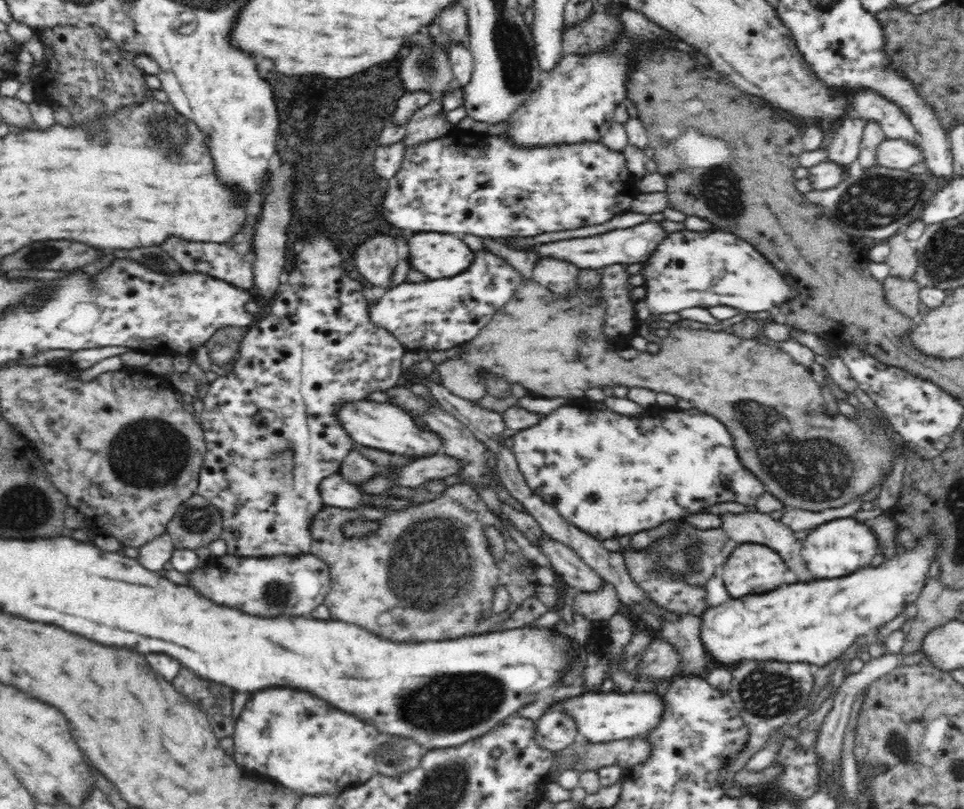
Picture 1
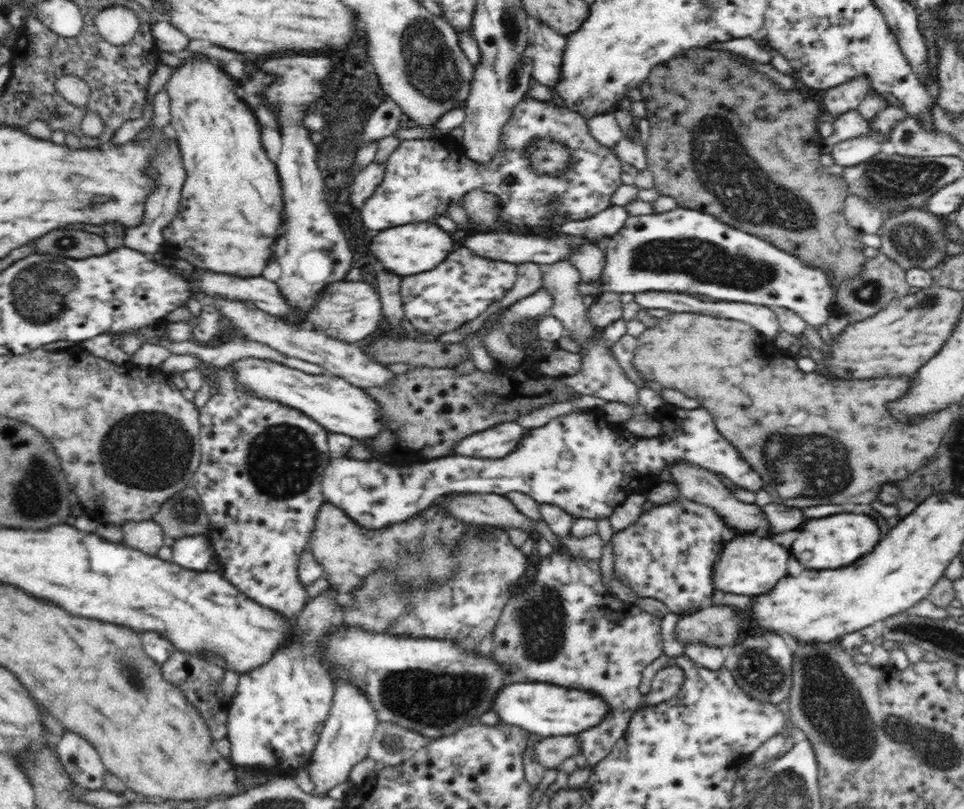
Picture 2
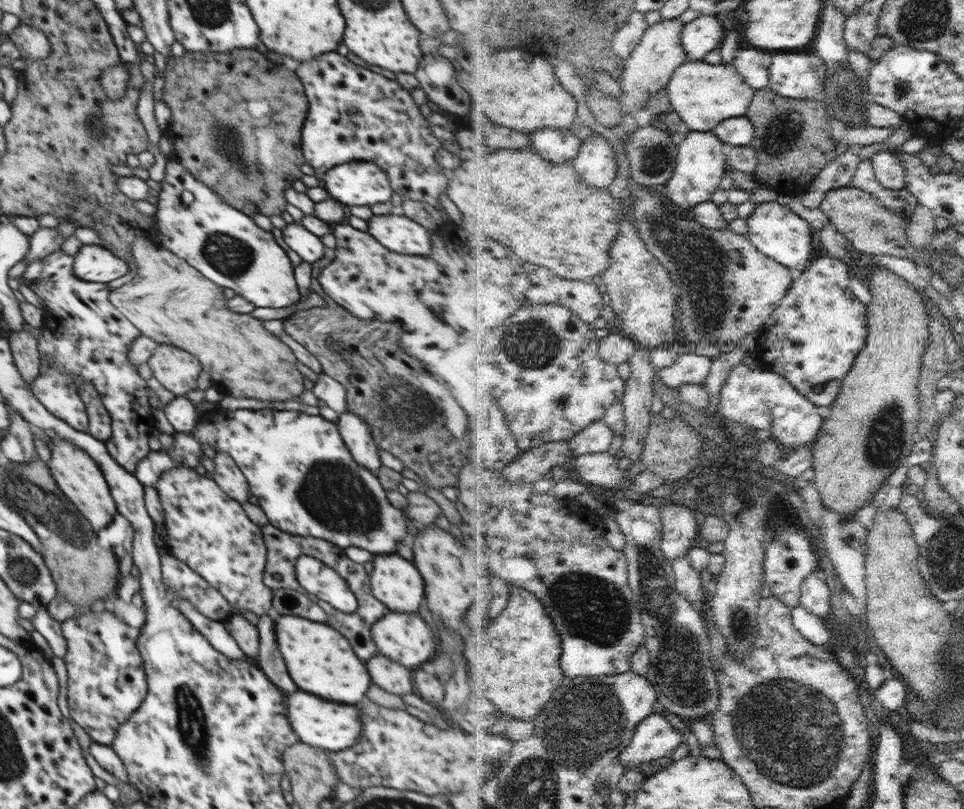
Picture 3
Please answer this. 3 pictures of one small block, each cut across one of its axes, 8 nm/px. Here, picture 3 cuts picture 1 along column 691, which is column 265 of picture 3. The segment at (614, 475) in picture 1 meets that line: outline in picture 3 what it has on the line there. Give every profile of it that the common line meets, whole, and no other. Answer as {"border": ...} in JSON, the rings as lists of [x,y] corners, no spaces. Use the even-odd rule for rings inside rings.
{"border":[[[229,409],[224,410],[224,414],[216,414],[216,418],[210,422],[199,421],[192,432],[176,431],[172,438],[173,444],[168,451],[150,451],[136,463],[133,475],[140,484],[154,487],[160,475],[174,467],[184,465],[195,470],[204,456],[202,443],[208,443],[214,450],[224,451],[232,456],[246,477],[250,492],[258,498],[258,506],[265,512],[269,523],[288,534],[319,538],[344,550],[347,547],[358,547],[373,555],[398,554],[397,542],[411,541],[413,538],[408,532],[408,525],[415,523],[403,510],[388,502],[386,490],[375,472],[360,466],[352,458],[338,432],[337,423],[327,420],[322,415],[310,415],[294,410]]]}

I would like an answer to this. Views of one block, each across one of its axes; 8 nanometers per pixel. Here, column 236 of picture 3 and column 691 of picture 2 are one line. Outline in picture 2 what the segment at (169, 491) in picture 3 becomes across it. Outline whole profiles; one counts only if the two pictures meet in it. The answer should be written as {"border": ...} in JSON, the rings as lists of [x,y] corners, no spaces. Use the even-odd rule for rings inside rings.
{"border":[[[682,496],[675,503],[655,505],[643,512],[640,518],[624,530],[614,533],[614,557],[616,575],[622,579],[626,587],[633,589],[639,597],[661,600],[670,613],[679,615],[691,608],[701,608],[709,603],[715,589],[713,586],[714,566],[719,560],[725,543],[722,533],[725,531],[723,518],[709,506],[698,504]]]}

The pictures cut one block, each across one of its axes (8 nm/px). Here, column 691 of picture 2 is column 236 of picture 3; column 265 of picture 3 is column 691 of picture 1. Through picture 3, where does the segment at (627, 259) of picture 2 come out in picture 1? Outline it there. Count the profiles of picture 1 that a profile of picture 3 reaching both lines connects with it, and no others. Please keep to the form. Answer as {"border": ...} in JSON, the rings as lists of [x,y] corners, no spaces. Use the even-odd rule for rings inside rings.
{"border":[[[710,229],[709,231],[680,230],[668,233],[652,251],[641,271],[646,289],[645,301],[650,314],[670,314],[680,312],[683,308],[701,306],[709,309],[711,306],[731,306],[740,312],[762,312],[776,310],[788,300],[797,297],[797,287],[788,283],[786,277],[774,267],[772,261],[756,250],[748,241],[725,229]]]}

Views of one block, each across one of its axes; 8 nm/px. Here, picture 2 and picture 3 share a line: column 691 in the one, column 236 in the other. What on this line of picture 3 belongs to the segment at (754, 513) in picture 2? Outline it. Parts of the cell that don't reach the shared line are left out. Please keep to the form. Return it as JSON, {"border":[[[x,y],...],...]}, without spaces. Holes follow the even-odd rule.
{"border":[[[224,451],[215,453],[213,460],[215,468],[211,472],[211,477],[229,497],[237,500],[240,504],[247,502],[250,493],[249,484],[236,461]]]}

